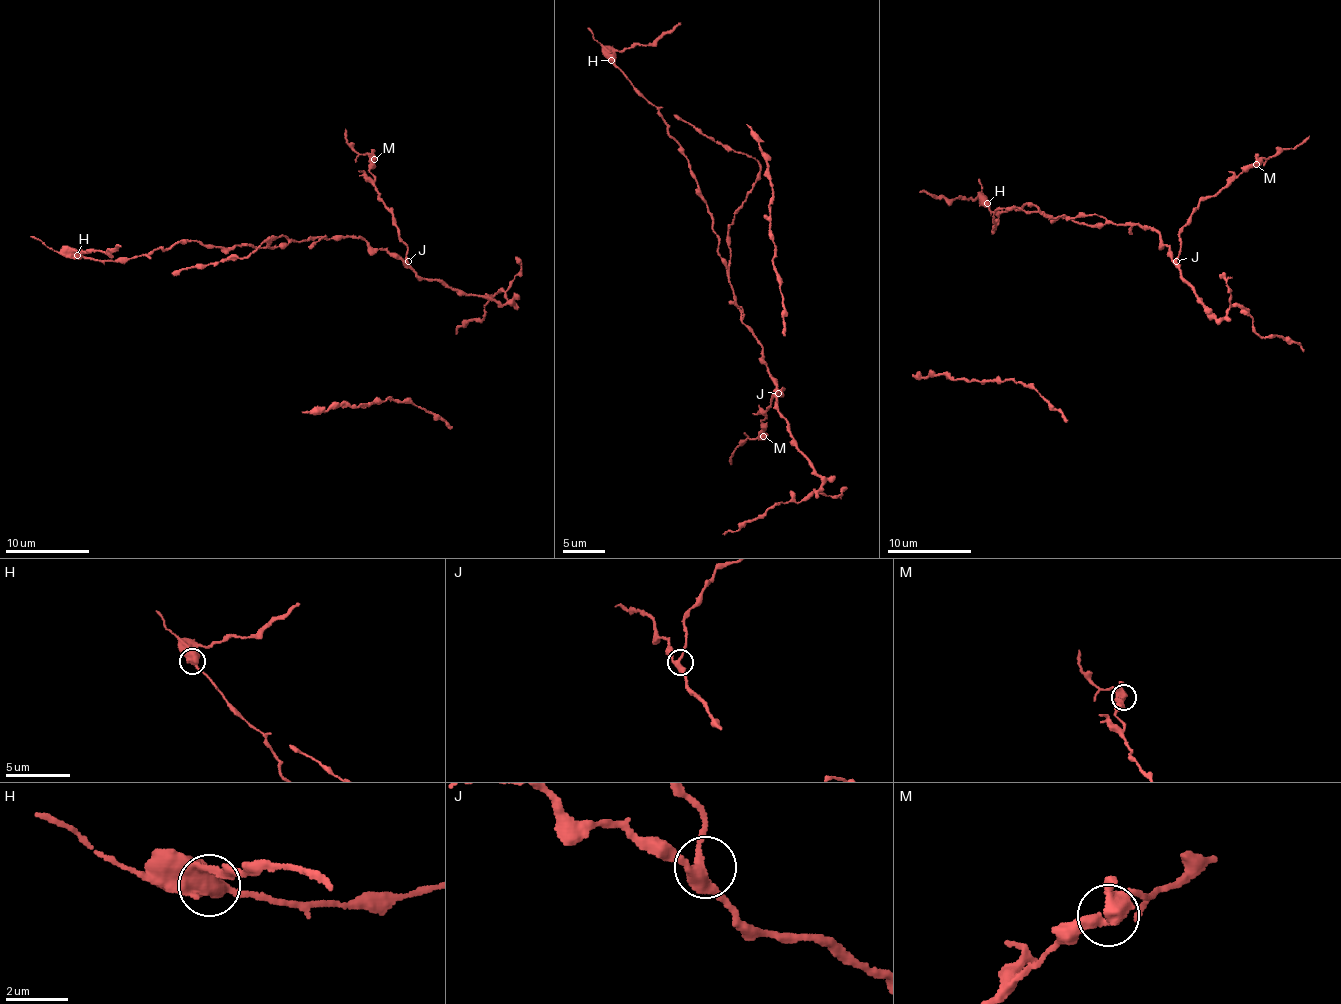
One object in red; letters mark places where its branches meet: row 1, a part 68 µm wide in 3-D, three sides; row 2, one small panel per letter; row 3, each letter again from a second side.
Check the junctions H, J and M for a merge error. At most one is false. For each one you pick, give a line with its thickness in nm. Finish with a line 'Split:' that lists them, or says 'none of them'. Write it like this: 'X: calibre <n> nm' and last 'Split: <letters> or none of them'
H: calibre 440 nm
Split: H

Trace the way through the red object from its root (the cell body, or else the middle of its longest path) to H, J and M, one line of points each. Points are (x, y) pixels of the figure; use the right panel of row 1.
H: (1063, 216), (1102, 215), (1106, 222), (1049, 217), (1025, 203), (1020, 210), (996, 213), (988, 203)
J: (1063, 216), (1102, 215), (1116, 225), (1133, 224), (1155, 229), (1161, 243), (1169, 246), (1176, 261)
M: (1063, 216), (1102, 215), (1116, 225), (1155, 229), (1175, 260), (1179, 252), (1179, 231), (1196, 206), (1256, 164)

